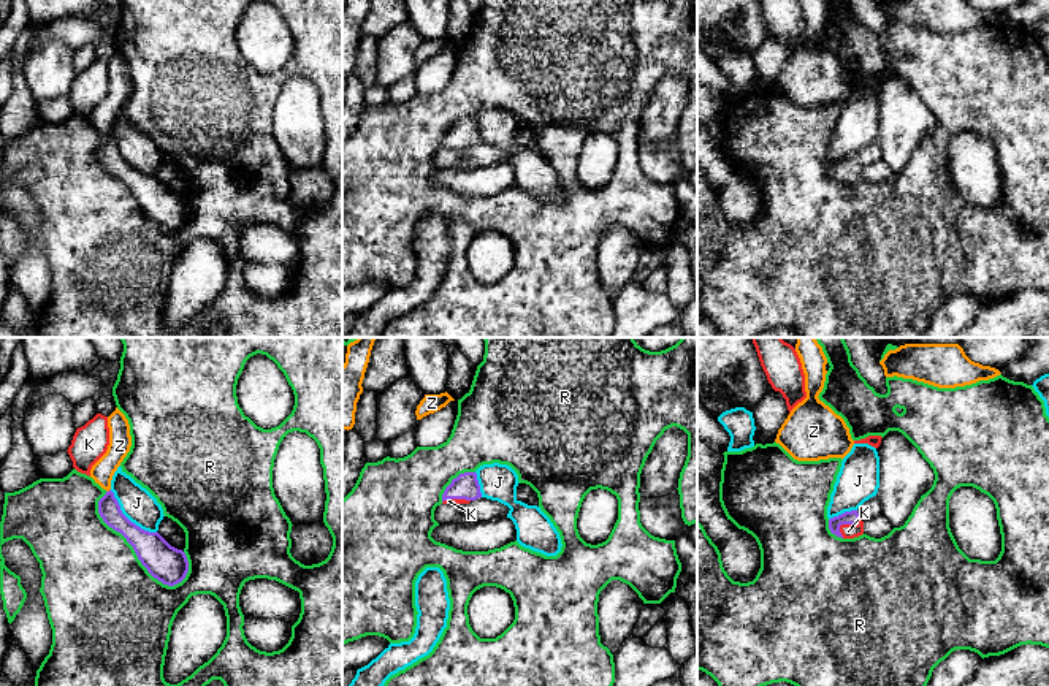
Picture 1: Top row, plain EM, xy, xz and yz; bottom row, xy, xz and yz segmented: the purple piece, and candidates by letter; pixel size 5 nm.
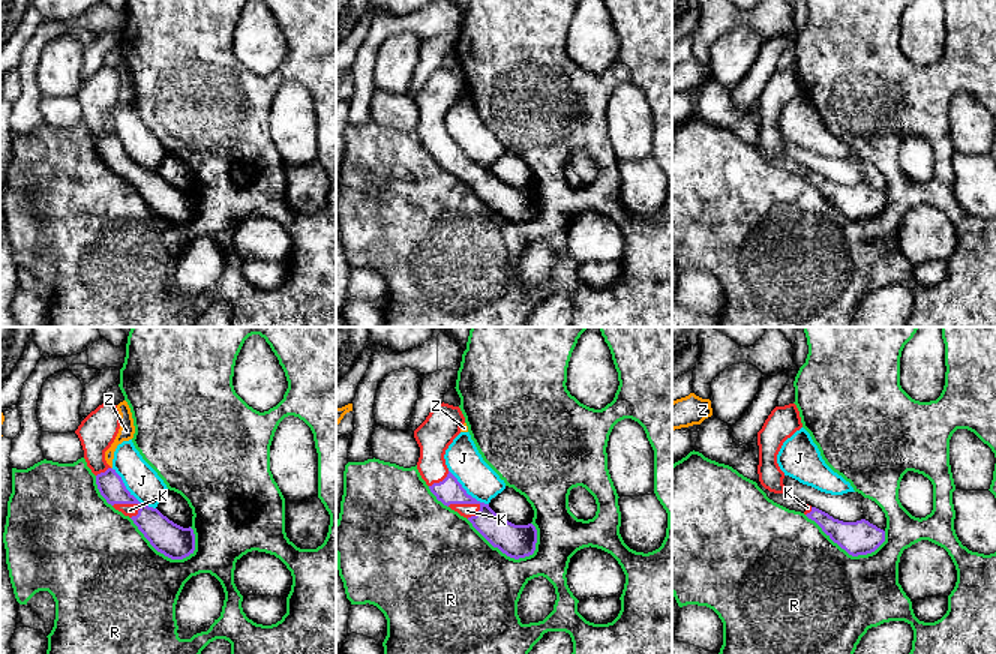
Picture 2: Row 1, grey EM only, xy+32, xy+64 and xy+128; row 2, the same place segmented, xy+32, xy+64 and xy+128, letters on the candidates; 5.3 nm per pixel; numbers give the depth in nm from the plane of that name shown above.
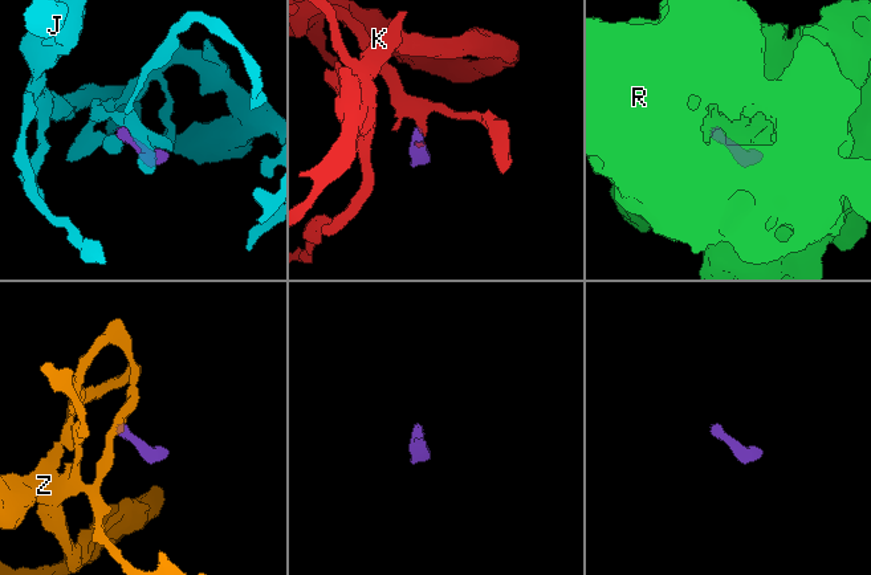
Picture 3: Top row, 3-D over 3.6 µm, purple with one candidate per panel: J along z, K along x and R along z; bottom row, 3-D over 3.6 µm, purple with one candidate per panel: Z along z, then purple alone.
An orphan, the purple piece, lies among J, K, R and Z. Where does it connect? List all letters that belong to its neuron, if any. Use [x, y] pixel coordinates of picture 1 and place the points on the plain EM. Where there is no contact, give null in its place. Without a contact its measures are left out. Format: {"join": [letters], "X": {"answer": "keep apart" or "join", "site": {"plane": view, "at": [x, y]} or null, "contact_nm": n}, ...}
{"join": ["K"], "J": {"answer": "keep apart", "site": {"plane": "xy", "at": [127, 163]}, "contact_nm": 320}, "K": {"answer": "join", "site": {"plane": "yz", "at": [845, 168]}, "contact_nm": 140}, "R": {"answer": "keep apart", "site": {"plane": "xy", "at": [130, 189]}, "contact_nm": 600}, "Z": {"answer": "keep apart", "site": {"plane": "xy", "at": [110, 135]}, "contact_nm": 30}}

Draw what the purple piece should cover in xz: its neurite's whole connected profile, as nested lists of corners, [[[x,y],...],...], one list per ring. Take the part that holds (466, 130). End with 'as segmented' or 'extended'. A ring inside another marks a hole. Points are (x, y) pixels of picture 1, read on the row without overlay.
[[[475,117],[460,119],[452,128],[445,133],[442,139],[442,149],[460,151],[469,149],[482,143],[480,130]]]; extended

